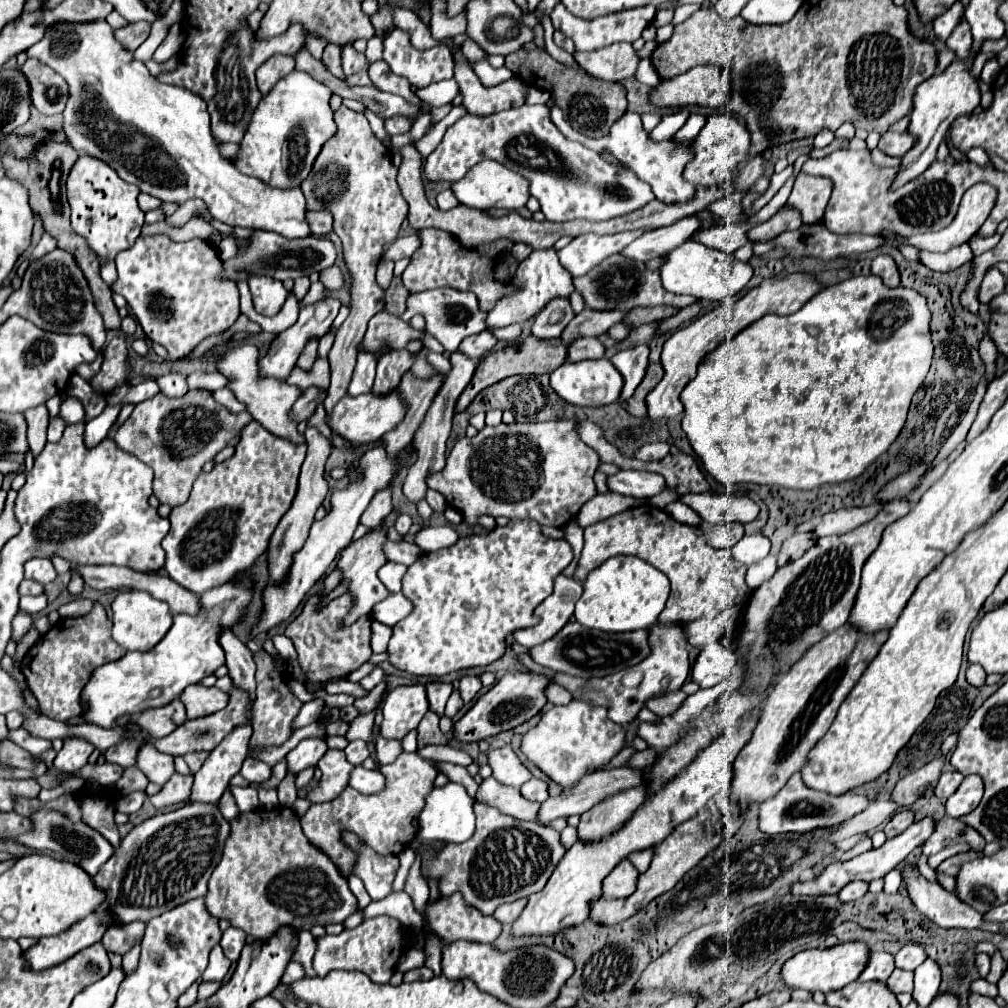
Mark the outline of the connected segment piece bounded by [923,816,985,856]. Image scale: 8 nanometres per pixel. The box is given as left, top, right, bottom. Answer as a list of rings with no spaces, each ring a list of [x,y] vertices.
[[[943,816],[935,824],[933,834],[923,844],[923,852],[927,856],[931,856],[931,854],[937,854],[939,850],[943,850],[945,846],[953,846],[953,844],[959,844],[959,842],[967,842],[975,850],[983,850],[983,846],[985,846],[985,840],[981,838],[981,834],[977,834],[977,830],[965,826],[961,820]]]

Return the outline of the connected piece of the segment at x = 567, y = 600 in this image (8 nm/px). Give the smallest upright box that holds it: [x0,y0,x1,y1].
[515,574,583,648]

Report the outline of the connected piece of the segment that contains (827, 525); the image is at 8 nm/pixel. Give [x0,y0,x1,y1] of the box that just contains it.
[815,504,883,536]

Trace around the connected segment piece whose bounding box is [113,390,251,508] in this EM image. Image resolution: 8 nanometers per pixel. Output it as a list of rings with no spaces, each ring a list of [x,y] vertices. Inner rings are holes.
[[[189,390],[183,398],[167,398],[159,392],[157,398],[135,406],[129,420],[115,432],[113,440],[153,468],[153,494],[161,504],[175,508],[189,498],[189,490],[203,464],[211,462],[225,446],[235,446],[247,422],[251,422],[249,414],[231,414],[205,390]]]

